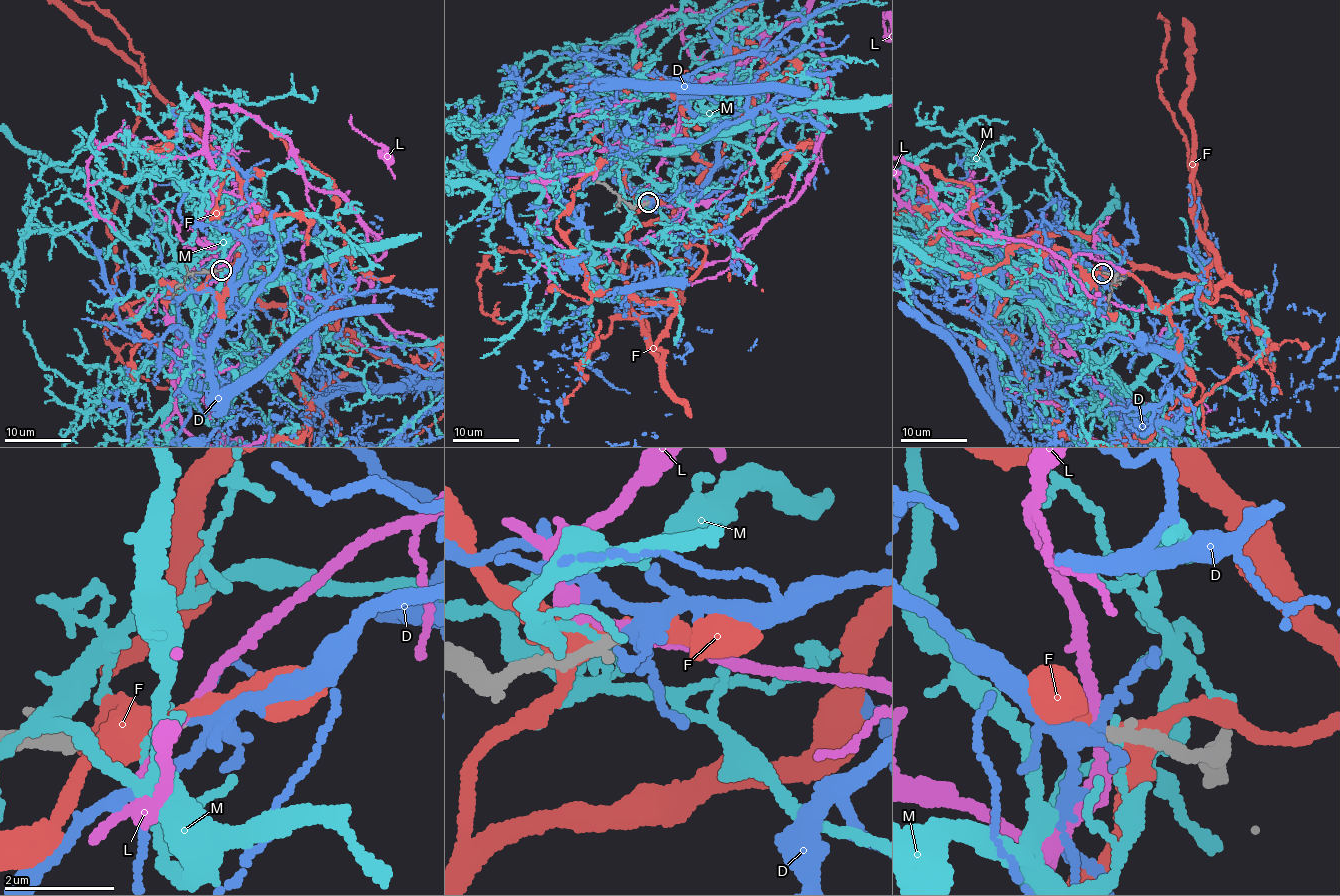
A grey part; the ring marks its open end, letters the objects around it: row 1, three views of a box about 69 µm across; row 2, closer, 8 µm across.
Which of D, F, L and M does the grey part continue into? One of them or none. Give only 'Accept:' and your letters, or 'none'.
Accept: D

